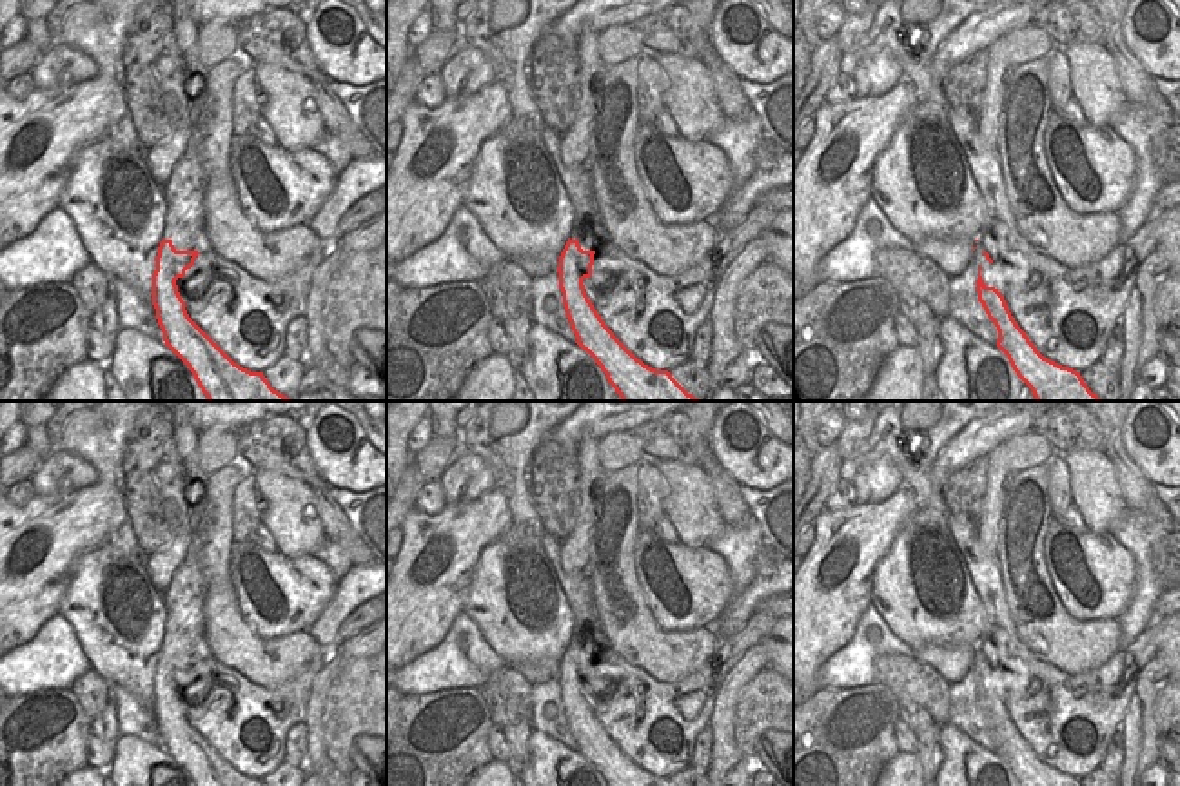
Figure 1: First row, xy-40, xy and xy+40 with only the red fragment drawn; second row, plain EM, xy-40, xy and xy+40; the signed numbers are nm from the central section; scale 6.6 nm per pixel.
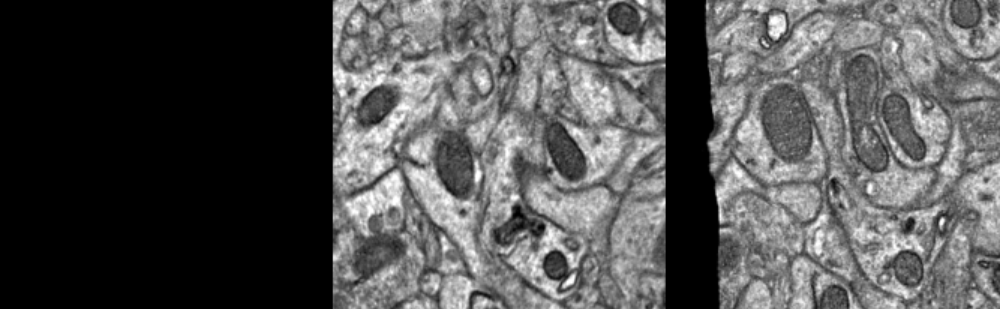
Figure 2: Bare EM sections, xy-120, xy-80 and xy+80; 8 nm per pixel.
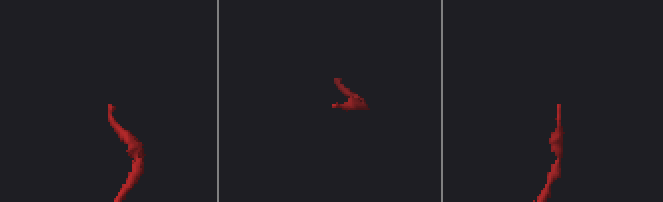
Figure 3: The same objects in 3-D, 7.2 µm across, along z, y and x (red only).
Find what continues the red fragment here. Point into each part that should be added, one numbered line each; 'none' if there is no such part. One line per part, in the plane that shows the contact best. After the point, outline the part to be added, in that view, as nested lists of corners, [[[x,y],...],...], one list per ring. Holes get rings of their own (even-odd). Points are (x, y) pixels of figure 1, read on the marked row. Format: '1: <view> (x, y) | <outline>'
1: xy-40 (184, 191) | [[[183,154],[163,185],[165,227],[162,240],[171,240],[176,251],[214,251],[203,227],[203,171]]]

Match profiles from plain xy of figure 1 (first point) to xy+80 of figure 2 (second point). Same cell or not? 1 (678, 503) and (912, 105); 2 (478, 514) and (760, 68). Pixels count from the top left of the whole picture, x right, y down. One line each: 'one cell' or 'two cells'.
1: two cells
2: two cells

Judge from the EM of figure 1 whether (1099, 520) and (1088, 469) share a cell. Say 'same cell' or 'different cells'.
same cell

